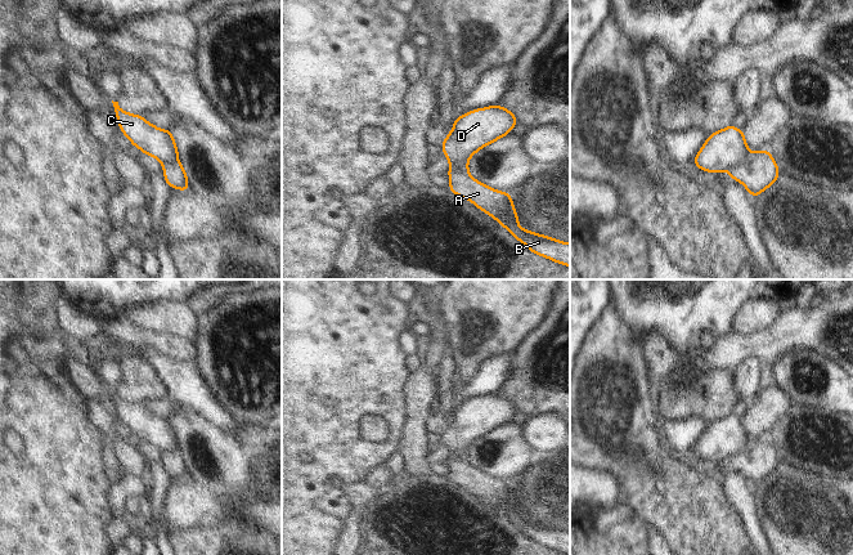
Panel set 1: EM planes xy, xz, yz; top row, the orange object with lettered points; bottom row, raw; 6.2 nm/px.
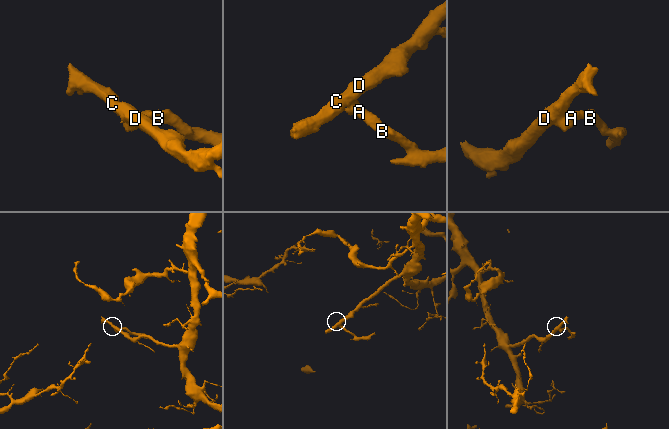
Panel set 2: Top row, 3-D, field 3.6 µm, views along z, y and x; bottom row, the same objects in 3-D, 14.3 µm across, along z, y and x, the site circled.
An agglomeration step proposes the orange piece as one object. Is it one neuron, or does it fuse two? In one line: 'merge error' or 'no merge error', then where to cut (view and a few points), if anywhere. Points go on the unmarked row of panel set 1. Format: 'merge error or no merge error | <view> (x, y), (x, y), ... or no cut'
merge error | yz (752, 442), (746, 450), (728, 460)

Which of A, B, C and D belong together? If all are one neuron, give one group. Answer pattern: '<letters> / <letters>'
A B / C D

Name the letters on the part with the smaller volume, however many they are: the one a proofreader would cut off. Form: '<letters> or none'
A, B

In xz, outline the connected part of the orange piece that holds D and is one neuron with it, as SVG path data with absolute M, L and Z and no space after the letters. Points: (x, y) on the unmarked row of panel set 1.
M497 393L455 406L449 424L441 430L449 458L468 453L476 440L507 425L517 412L515 402Z

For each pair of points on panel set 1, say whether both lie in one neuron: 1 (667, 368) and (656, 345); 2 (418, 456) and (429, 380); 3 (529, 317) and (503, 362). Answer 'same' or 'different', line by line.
1: same
2: same
3: different

